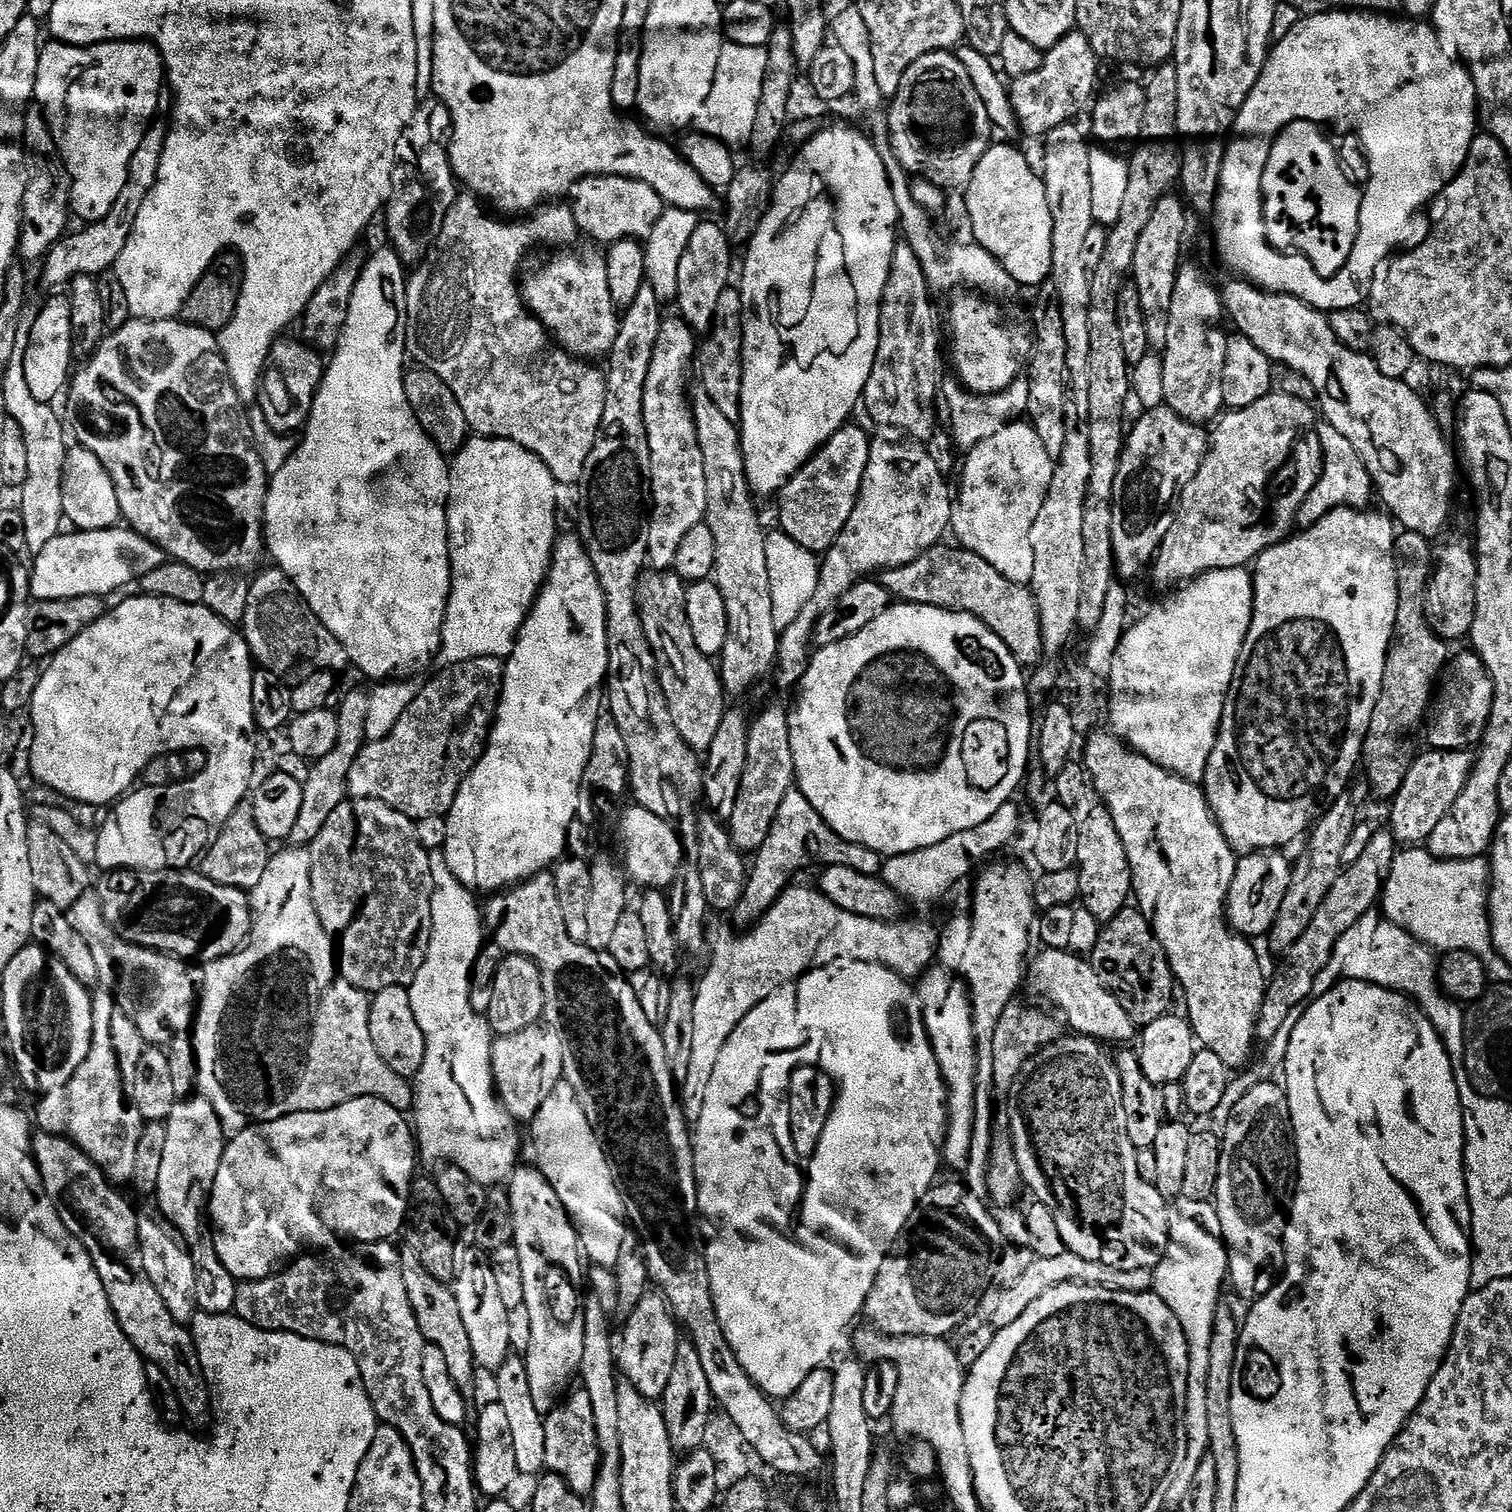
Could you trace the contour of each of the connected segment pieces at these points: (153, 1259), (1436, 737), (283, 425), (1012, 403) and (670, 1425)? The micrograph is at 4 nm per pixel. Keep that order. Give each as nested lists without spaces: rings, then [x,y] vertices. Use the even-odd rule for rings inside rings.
[[[141,1211],[136,1217],[138,1222],[138,1242],[142,1254],[142,1266],[162,1302],[166,1302],[166,1310],[179,1322],[187,1325],[198,1311],[196,1303],[196,1264],[192,1260],[191,1251],[180,1239],[175,1228],[155,1211]]]
[[[1465,650],[1455,660],[1456,657],[1451,661],[1448,681],[1447,676],[1443,681],[1444,689],[1442,684],[1434,700],[1432,729],[1428,732],[1428,740],[1432,743],[1429,745],[1436,750],[1468,750],[1479,745],[1492,709],[1494,686],[1482,658],[1471,650]]]
[[[281,338],[268,353],[268,366],[260,381],[258,410],[266,418],[273,432],[299,433],[308,422],[308,415],[324,377],[325,361],[317,349],[299,339]]]
[[[949,374],[945,379],[944,377],[941,379],[938,390],[943,401],[945,398],[950,412],[952,438],[962,452],[967,452],[979,442],[990,438],[1006,425],[1019,421],[1027,415],[1029,408],[1029,382],[1024,376],[1016,379],[1006,392],[982,395],[969,392],[955,375]]]
[[[682,1338],[679,1342],[674,1371],[670,1374],[660,1405],[663,1417],[666,1418],[666,1428],[670,1433],[673,1453],[685,1456],[703,1447],[706,1428],[714,1414],[714,1401],[698,1352],[691,1340],[687,1338]]]

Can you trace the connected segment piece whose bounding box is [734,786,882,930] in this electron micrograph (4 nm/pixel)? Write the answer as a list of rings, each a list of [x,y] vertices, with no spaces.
[[[796,786],[788,791],[786,798],[782,798],[782,804],[778,807],[777,817],[774,818],[766,842],[762,843],[754,859],[756,861],[751,861],[744,893],[734,909],[734,917],[736,916],[737,922],[741,924],[739,927],[744,930],[762,919],[803,868],[812,868],[815,864],[820,864],[819,866],[841,864],[867,876],[880,876],[882,872],[880,853],[861,844],[846,842],[820,817],[818,810],[810,806],[808,799]]]

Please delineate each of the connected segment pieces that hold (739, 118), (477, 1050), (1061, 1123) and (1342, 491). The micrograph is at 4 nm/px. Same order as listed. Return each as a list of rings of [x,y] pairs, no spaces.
[[[725,43],[718,58],[718,70],[714,74],[714,86],[710,98],[698,110],[694,121],[695,131],[712,136],[729,146],[747,145],[757,117],[762,86],[767,74],[768,52],[762,47],[738,46]]]
[[[443,851],[431,853],[430,870],[430,946],[426,950],[426,962],[422,962],[422,970],[418,970],[414,982],[407,985],[410,1006],[414,1006],[414,1018],[418,1018],[418,1026],[422,1026],[422,1034],[426,1038],[426,1058],[422,1062],[422,1070],[418,1070],[414,1077],[412,1089],[410,1116],[414,1121],[414,1139],[419,1159],[423,1163],[424,1160],[428,1164],[437,1163],[436,1165],[443,1162],[445,1165],[461,1168],[471,1180],[479,1184],[503,1185],[518,1167],[516,1159],[520,1156],[520,1132],[516,1129],[519,1128],[517,1121],[512,1119],[512,1115],[504,1109],[496,1095],[496,1082],[492,1078],[492,1027],[481,1013],[474,1010],[470,998],[472,967],[486,943],[486,920],[482,915],[481,905],[480,908],[476,905],[477,897],[472,889],[458,882]]]
[[[1064,1034],[1060,1039],[1041,1048],[1035,1056],[1030,1057],[1022,1066],[1015,1084],[1010,1089],[1012,1105],[1008,1108],[1008,1120],[1012,1123],[1010,1135],[1012,1147],[1016,1149],[1020,1178],[1025,1185],[1032,1187],[1035,1199],[1044,1204],[1054,1214],[1054,1222],[1058,1222],[1058,1234],[1062,1234],[1065,1249],[1078,1258],[1086,1258],[1086,1262],[1102,1262],[1102,1266],[1110,1266],[1114,1270],[1149,1270],[1159,1264],[1168,1245],[1168,1209],[1169,1201],[1156,1189],[1155,1183],[1142,1180],[1138,1158],[1138,1149],[1130,1142],[1130,1134],[1126,1130],[1126,1110],[1124,1109],[1124,1087],[1120,1077],[1120,1068],[1116,1065],[1113,1053],[1108,1053],[1103,1043],[1093,1040],[1091,1036]]]
[[[1321,423],[1317,427],[1319,434],[1320,449],[1322,455],[1321,472],[1318,483],[1314,490],[1304,499],[1297,516],[1297,525],[1301,529],[1309,528],[1316,524],[1326,514],[1333,512],[1336,508],[1350,507],[1365,509],[1372,496],[1374,496],[1374,485],[1372,476],[1366,470],[1365,463],[1362,462],[1354,446],[1334,426],[1328,423]]]

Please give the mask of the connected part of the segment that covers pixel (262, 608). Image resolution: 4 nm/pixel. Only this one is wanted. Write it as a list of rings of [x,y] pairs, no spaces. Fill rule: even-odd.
[[[269,566],[256,581],[253,579],[249,583],[248,589],[250,590],[250,598],[246,598],[246,614],[242,625],[242,635],[248,643],[248,649],[252,651],[253,661],[263,671],[273,672],[275,676],[288,682],[291,681],[291,676],[303,677],[306,669],[340,674],[343,673],[344,667],[346,669],[349,667],[350,661],[342,642],[338,642],[338,638],[334,638],[334,634],[330,634],[330,630],[326,630],[326,626],[322,626],[320,619],[308,611],[302,594],[281,568]]]

